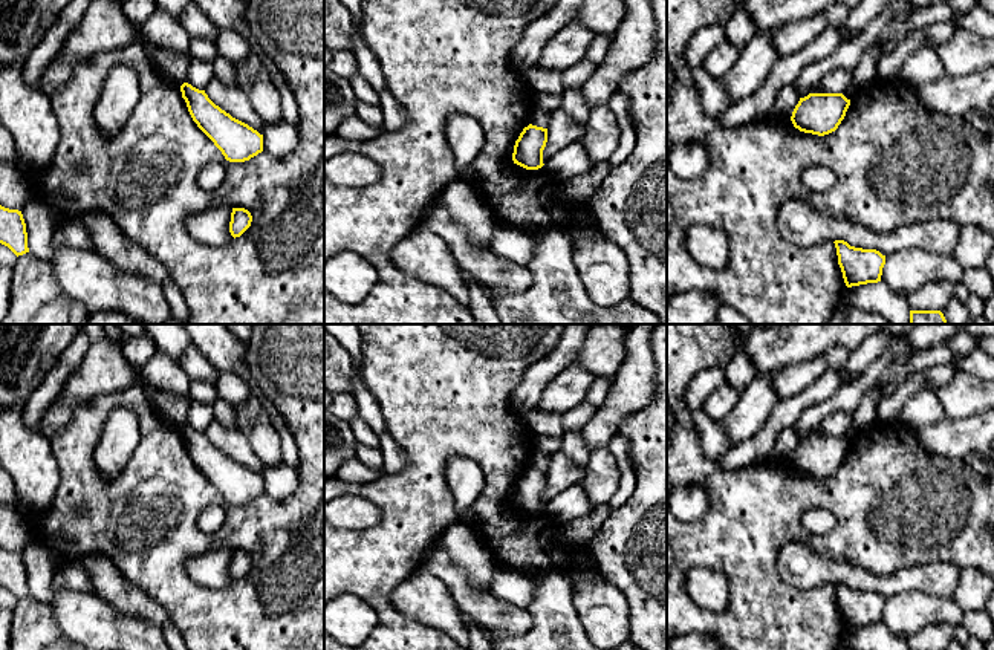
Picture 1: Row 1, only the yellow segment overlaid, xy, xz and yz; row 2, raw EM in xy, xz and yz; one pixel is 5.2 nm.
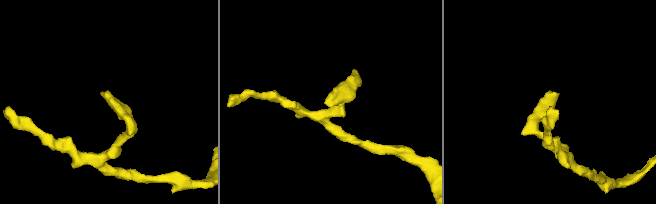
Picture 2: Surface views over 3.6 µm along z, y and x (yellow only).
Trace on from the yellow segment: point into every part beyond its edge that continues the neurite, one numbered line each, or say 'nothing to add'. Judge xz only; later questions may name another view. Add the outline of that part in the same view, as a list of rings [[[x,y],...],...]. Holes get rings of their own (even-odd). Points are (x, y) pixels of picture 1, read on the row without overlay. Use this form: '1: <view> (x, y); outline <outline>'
nothing to add

